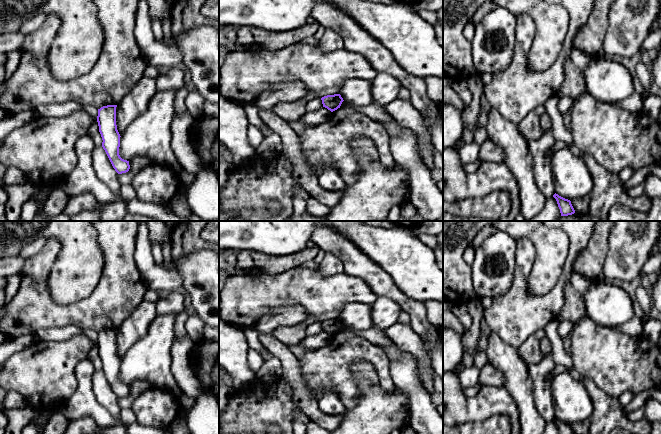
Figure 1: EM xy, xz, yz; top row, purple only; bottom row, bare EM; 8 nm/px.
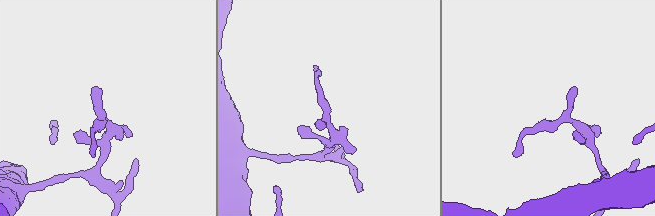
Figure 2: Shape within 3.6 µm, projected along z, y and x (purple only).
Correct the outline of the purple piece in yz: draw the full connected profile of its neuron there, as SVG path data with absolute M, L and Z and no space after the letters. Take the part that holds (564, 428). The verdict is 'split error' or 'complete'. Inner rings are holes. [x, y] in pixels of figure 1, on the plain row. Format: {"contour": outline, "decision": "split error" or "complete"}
{"contour": "M556 417L553 419L553 421L556 423L560 434L574 434L570 424L565 423Z", "decision": "complete"}

